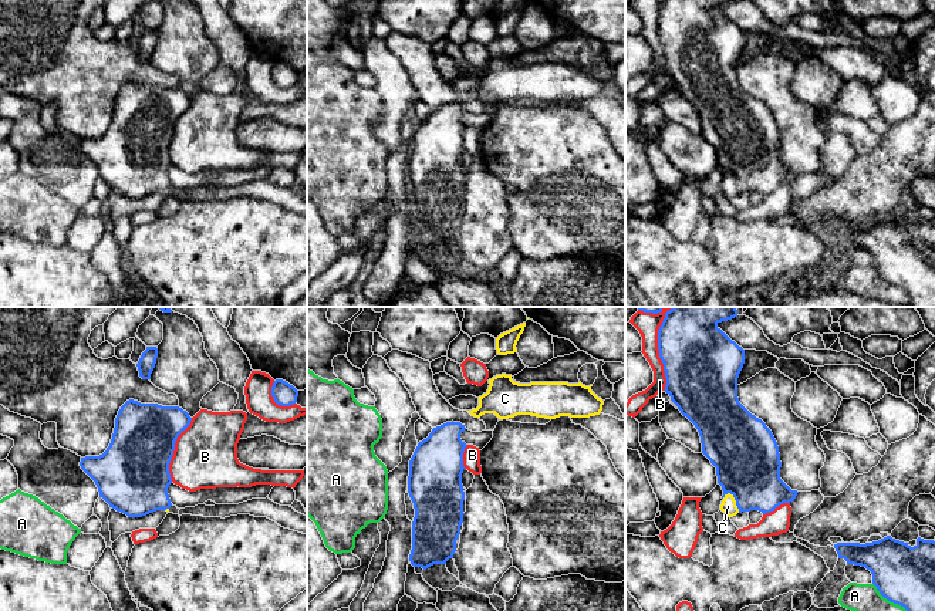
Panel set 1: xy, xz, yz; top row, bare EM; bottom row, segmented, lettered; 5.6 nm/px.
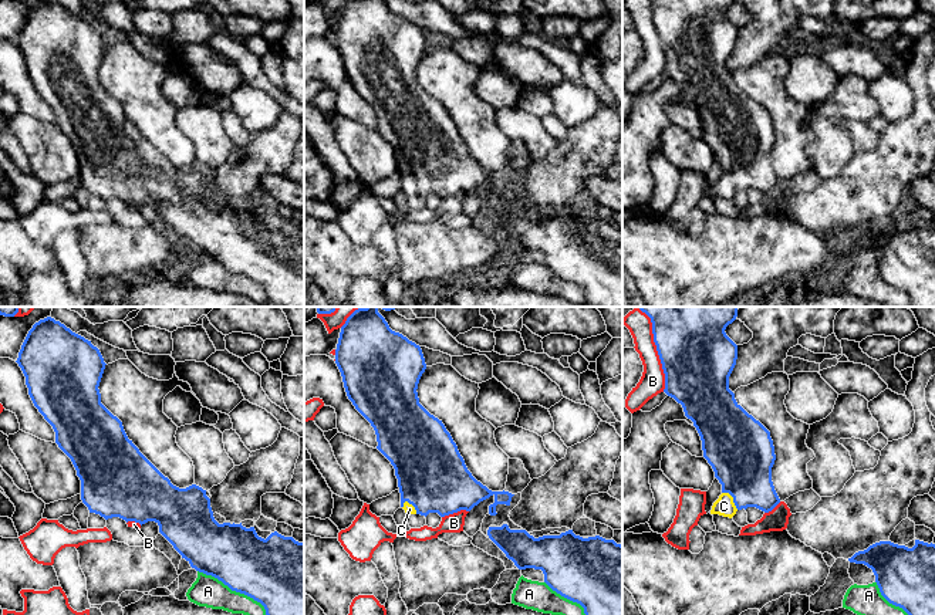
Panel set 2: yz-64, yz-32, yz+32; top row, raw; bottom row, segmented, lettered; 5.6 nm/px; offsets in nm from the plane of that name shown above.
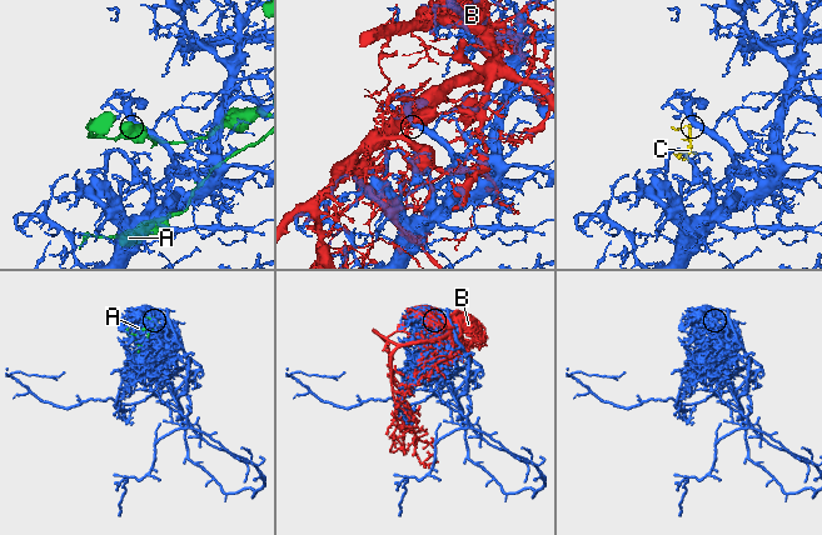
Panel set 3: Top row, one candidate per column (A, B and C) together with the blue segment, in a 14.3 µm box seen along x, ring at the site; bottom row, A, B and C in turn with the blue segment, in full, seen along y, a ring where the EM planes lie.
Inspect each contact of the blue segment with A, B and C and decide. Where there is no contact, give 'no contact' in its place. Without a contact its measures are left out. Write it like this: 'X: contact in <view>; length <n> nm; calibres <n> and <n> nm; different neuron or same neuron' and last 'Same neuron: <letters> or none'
A: contact in yz; length 320 nm; calibres 340 and 180 nm; different neuron
B: contact in yz; length 400 nm; calibres 420 and 110 nm; different neuron
C: contact in yz; length 140 nm; calibres 380 and 90 nm; same neuron
Same neuron: C

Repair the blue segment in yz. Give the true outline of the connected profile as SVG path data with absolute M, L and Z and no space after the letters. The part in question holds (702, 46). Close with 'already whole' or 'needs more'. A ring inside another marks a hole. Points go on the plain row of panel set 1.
M664 0L658 31L666 60L665 74L695 107L702 135L716 149L723 172L720 192L729 199L750 192L766 196L793 183L799 173L780 161L780 135L772 112L739 84L737 60L745 31L718 9L728 1L732 0Z; needs more

